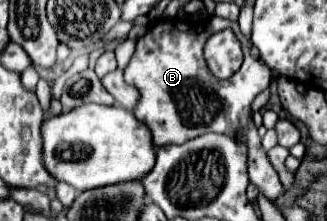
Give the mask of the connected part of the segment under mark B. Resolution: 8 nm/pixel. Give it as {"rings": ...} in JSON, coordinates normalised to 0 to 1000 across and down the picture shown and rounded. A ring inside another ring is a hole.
{"rings":[[[648,77],[624,104],[593,104],[569,86],[489,86],[465,131],[422,176],[416,231],[379,312],[385,376],[410,385],[434,439],[410,502],[416,538],[434,548],[459,602],[477,665],[514,647],[563,647],[624,602],[691,602],[691,611],[752,611],[758,629],[758,801],[826,910],[869,873],[844,765],[826,747],[813,683],[795,665],[795,620],[765,548],[765,466],[777,439],[826,385],[832,321],[765,240],[765,186],[740,167],[722,104],[679,77]],[[679,131],[716,131],[746,222],[746,294],[697,367],[661,367],[630,303],[618,222],[636,167]]]}

